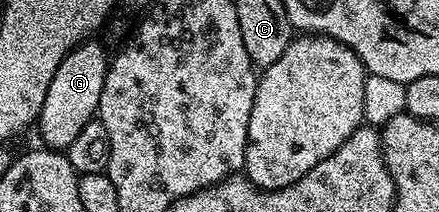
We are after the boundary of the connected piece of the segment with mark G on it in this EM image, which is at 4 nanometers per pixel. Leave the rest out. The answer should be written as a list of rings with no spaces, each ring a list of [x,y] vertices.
[[[85,39],[75,45],[58,63],[58,71],[54,71],[54,79],[50,79],[50,87],[46,91],[46,103],[42,103],[42,111],[38,118],[38,130],[45,146],[57,151],[67,151],[70,143],[82,132],[82,127],[90,123],[100,112],[102,87],[108,74],[110,53],[107,53],[96,39]]]

